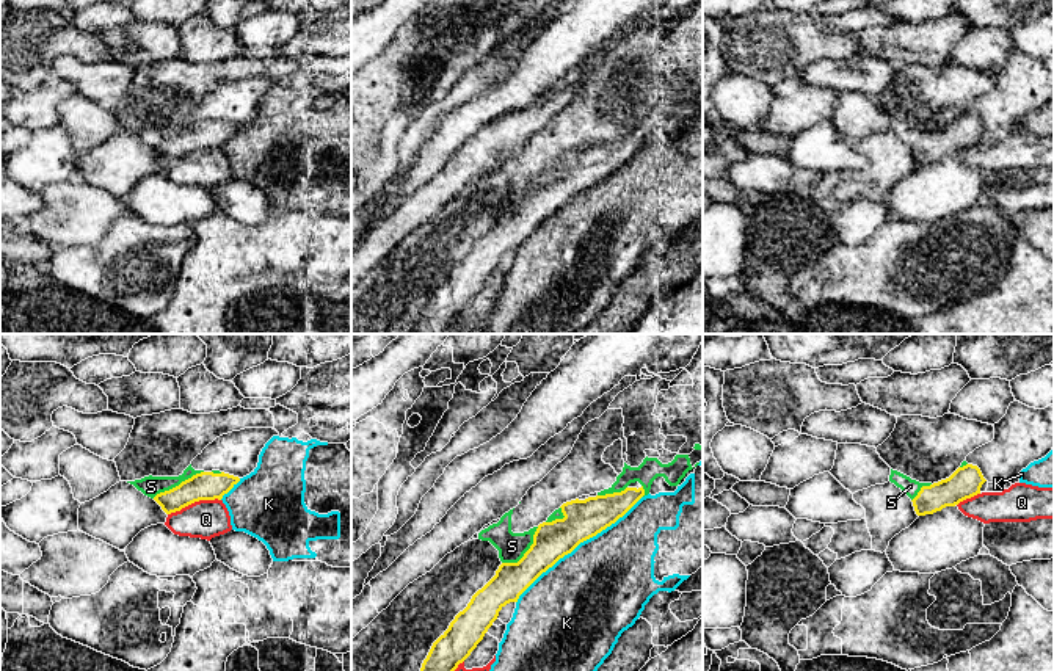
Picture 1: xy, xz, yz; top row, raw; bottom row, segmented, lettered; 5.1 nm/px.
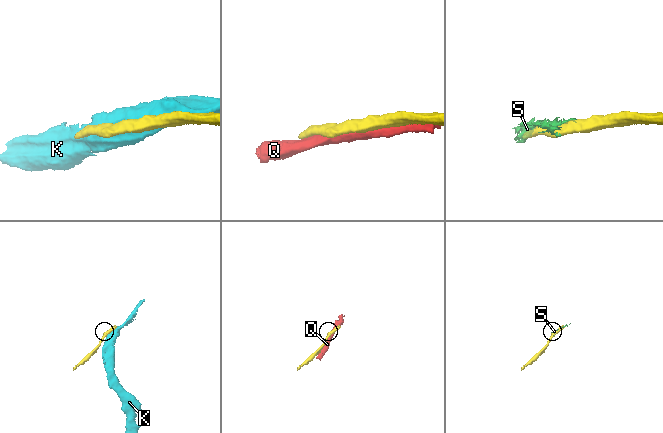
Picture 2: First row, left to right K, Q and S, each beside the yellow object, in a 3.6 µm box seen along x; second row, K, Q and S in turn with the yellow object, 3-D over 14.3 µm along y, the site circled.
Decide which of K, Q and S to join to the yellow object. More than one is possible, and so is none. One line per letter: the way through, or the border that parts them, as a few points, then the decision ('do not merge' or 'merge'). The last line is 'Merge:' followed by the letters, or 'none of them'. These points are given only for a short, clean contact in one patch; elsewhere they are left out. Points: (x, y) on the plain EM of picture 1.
K: do not merge
Q: do not merge
S: merge
Merge: S

